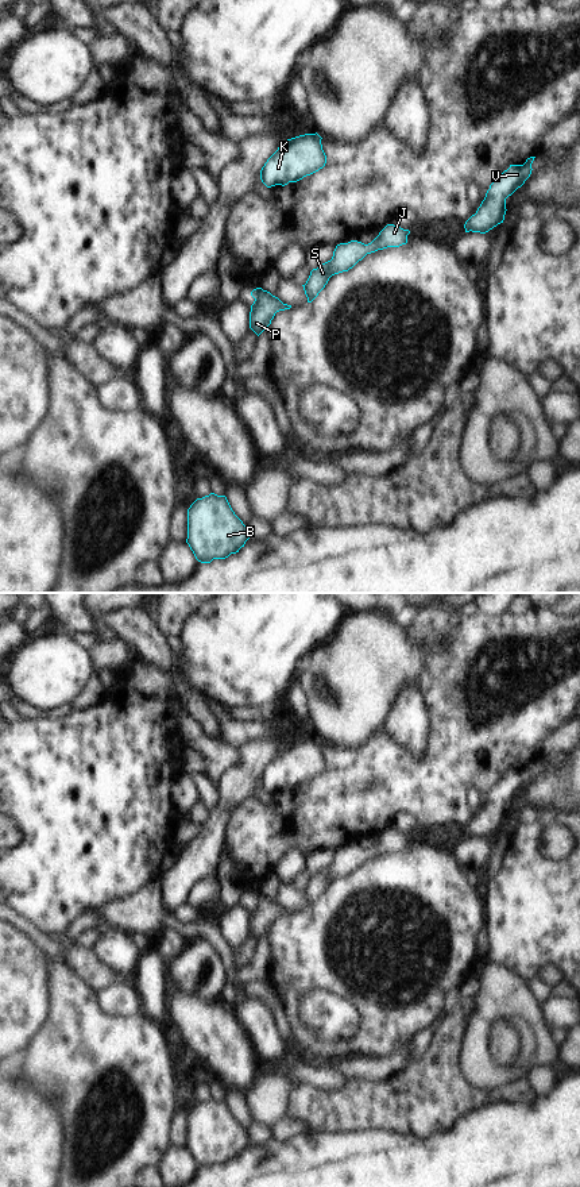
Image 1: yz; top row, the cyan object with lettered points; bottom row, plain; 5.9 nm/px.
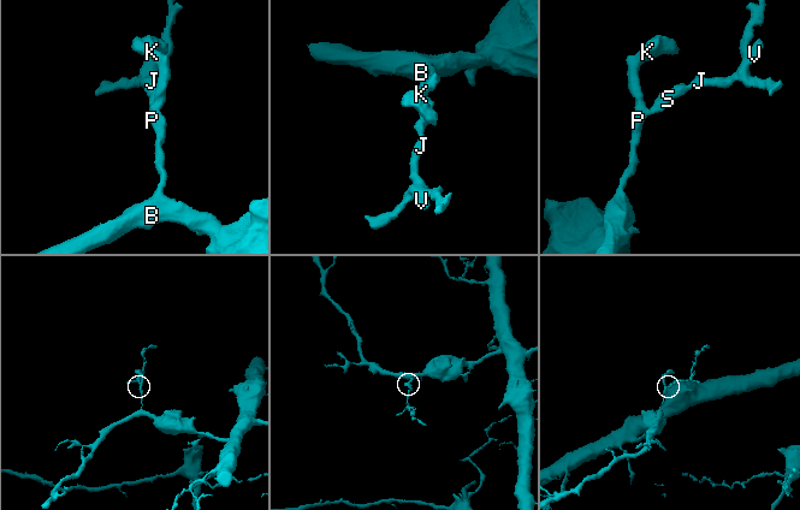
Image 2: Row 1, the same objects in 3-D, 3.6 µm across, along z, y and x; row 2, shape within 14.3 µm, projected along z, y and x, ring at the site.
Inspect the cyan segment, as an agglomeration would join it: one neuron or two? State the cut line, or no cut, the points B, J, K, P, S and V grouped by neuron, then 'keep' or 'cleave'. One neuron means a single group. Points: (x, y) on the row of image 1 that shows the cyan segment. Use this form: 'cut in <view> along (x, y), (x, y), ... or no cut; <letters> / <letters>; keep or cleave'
no cut; B J K P S V; keep

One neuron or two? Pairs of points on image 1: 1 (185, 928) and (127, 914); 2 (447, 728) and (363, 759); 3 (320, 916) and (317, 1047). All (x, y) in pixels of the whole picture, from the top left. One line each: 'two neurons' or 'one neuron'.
1: one neuron
2: one neuron
3: one neuron

